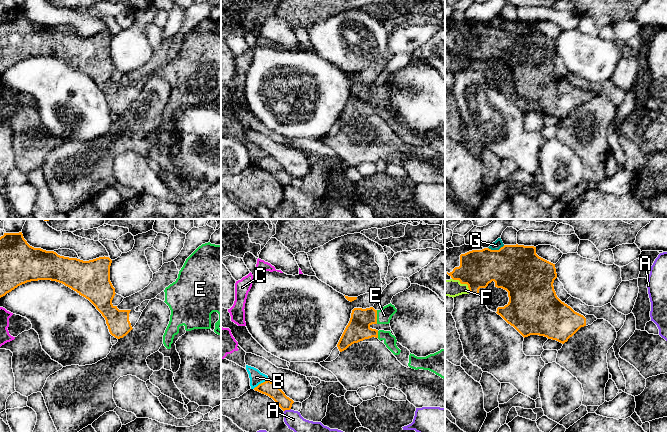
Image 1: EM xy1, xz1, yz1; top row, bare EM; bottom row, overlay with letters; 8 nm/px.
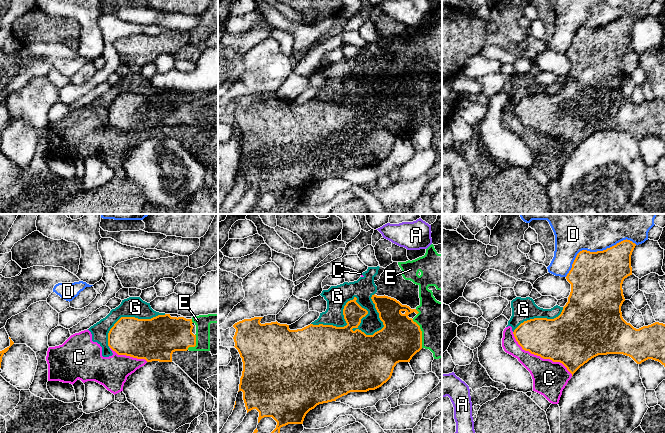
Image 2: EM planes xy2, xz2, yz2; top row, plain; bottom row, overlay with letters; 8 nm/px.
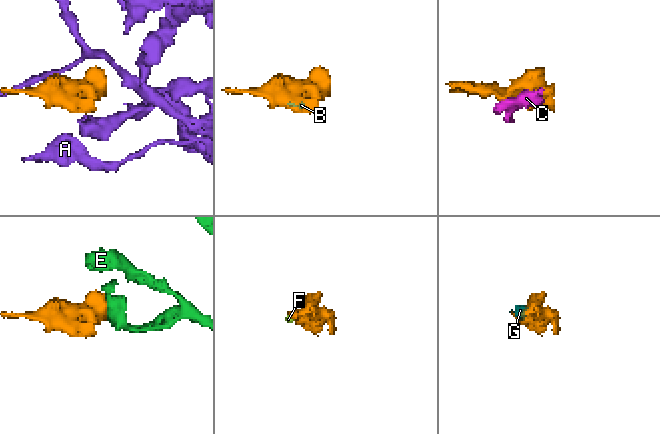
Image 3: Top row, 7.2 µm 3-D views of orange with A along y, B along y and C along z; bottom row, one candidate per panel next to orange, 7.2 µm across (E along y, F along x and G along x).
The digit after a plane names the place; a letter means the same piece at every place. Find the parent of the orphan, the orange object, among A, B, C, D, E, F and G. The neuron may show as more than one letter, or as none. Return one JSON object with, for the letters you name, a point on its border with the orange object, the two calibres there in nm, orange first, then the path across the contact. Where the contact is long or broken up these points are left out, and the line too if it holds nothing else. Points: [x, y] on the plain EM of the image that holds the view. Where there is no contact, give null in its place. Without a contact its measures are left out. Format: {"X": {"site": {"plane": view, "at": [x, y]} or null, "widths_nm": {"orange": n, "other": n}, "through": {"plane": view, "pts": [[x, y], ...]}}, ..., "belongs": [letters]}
{"E": {"site": {"plane": "xz2", "at": [421, 109]}, "widths_nm": {"orange": 340, "other": 340}}, "belongs": ["E"]}

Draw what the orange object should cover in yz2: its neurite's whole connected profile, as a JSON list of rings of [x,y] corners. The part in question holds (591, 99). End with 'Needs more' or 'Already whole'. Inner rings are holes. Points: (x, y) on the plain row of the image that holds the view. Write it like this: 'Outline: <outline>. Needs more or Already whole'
Outline: [[[623,16],[603,27],[580,27],[566,52],[571,60],[568,78],[554,95],[534,94],[513,108],[523,126],[562,139],[573,150],[598,131],[623,130],[637,140],[652,135],[665,143],[665,100],[655,98],[639,105],[627,99],[621,88],[625,77],[622,60],[632,51],[631,31],[636,20]]]. Already whole

